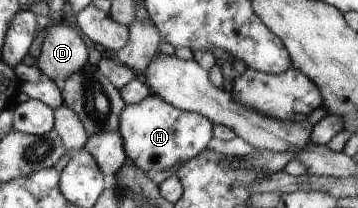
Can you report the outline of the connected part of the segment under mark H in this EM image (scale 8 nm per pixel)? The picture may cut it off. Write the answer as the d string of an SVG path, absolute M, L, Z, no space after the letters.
M149 94L139 103L125 104L119 116L118 132L122 137L122 144L129 161L133 162L139 169L145 173L153 170L154 172L164 172L171 170L176 164L186 162L195 157L199 152L207 148L207 143L211 141L212 127L214 124L203 115L183 111L173 107L163 98L156 94Z

